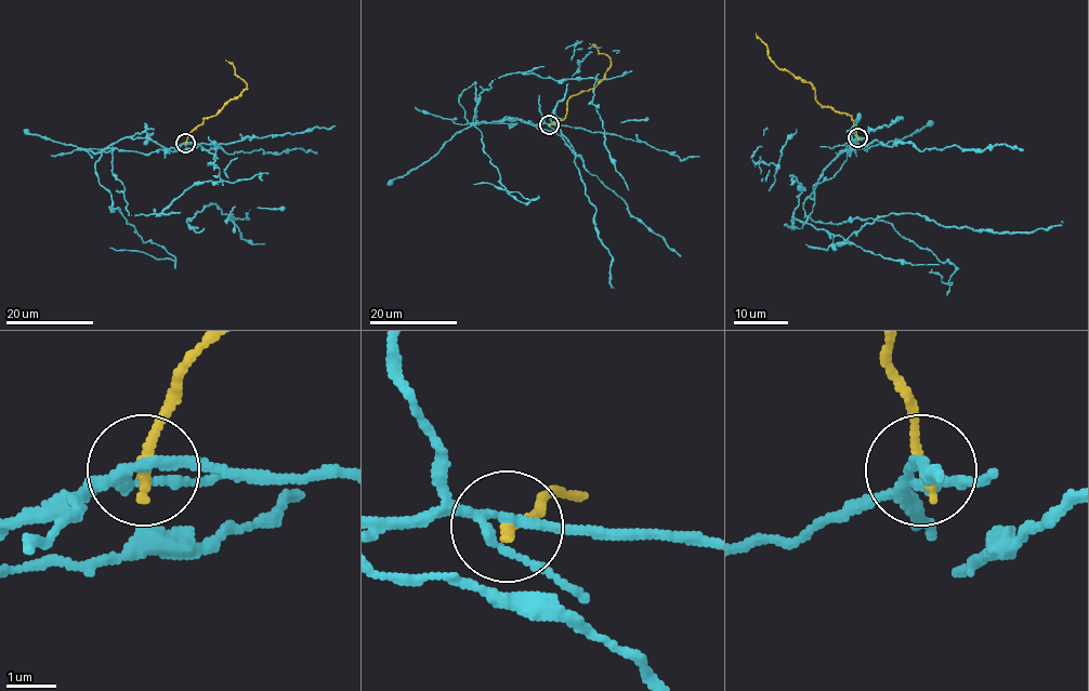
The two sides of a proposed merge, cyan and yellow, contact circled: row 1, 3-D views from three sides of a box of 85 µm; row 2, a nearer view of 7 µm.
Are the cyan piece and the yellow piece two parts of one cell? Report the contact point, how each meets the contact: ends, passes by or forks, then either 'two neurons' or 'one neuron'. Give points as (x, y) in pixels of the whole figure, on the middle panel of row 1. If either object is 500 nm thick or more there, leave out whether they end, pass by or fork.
(549, 124) | cyan forks | yellow ends | two neurons

